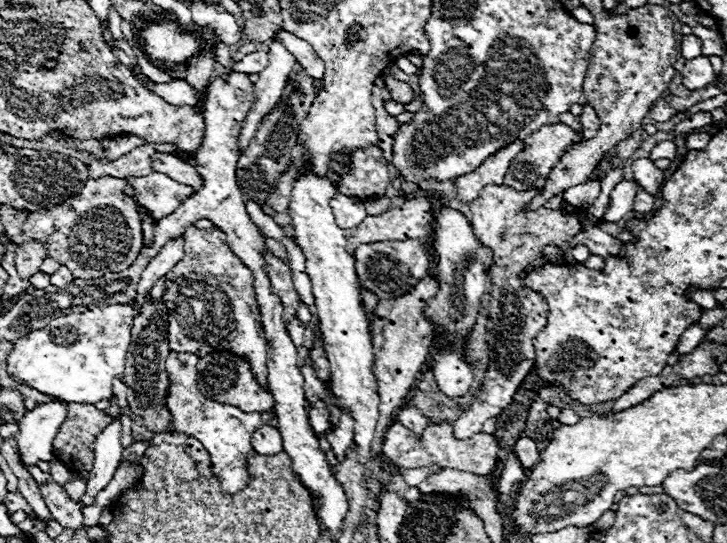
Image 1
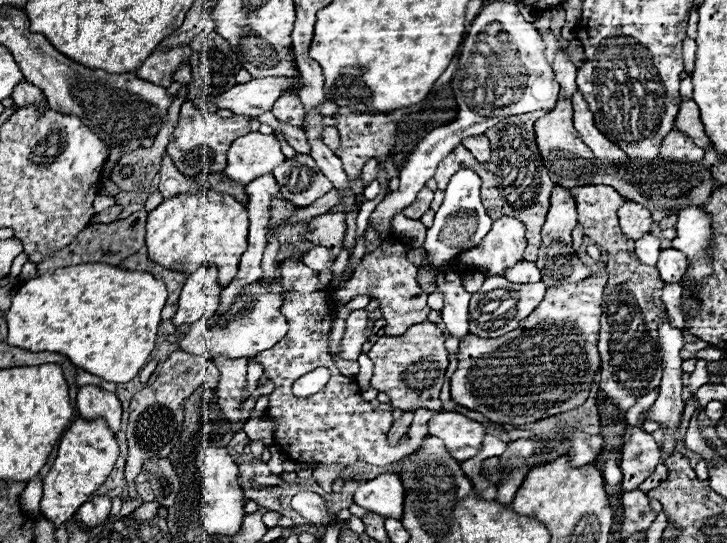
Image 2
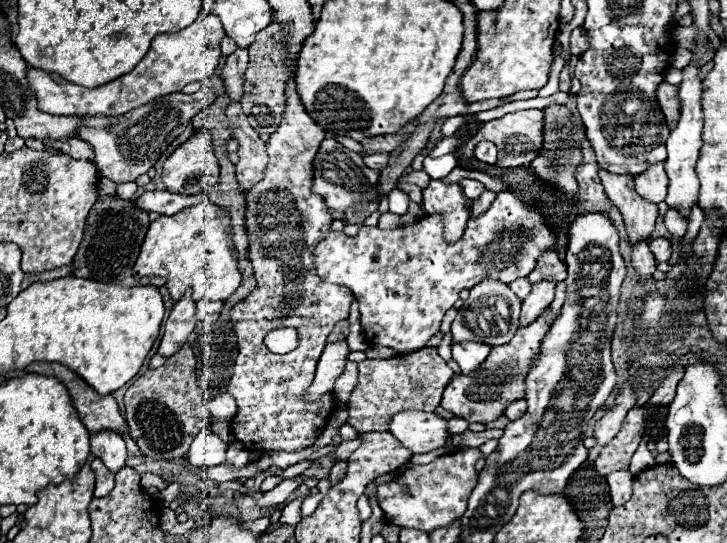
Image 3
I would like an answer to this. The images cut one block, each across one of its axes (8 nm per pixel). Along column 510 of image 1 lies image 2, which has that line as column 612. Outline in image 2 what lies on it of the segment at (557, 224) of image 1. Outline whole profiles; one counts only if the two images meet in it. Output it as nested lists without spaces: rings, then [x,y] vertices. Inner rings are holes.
[[[578,186],[570,192],[576,198],[578,224],[582,224],[584,234],[604,248],[608,256],[608,286],[602,300],[604,314],[600,320],[602,328],[598,340],[602,356],[600,388],[614,406],[628,410],[642,394],[658,388],[662,380],[662,346],[658,342],[658,326],[662,322],[660,314],[666,308],[660,300],[664,282],[654,266],[638,262],[634,254],[634,240],[622,234],[616,210],[622,206],[624,198],[612,186]]]

